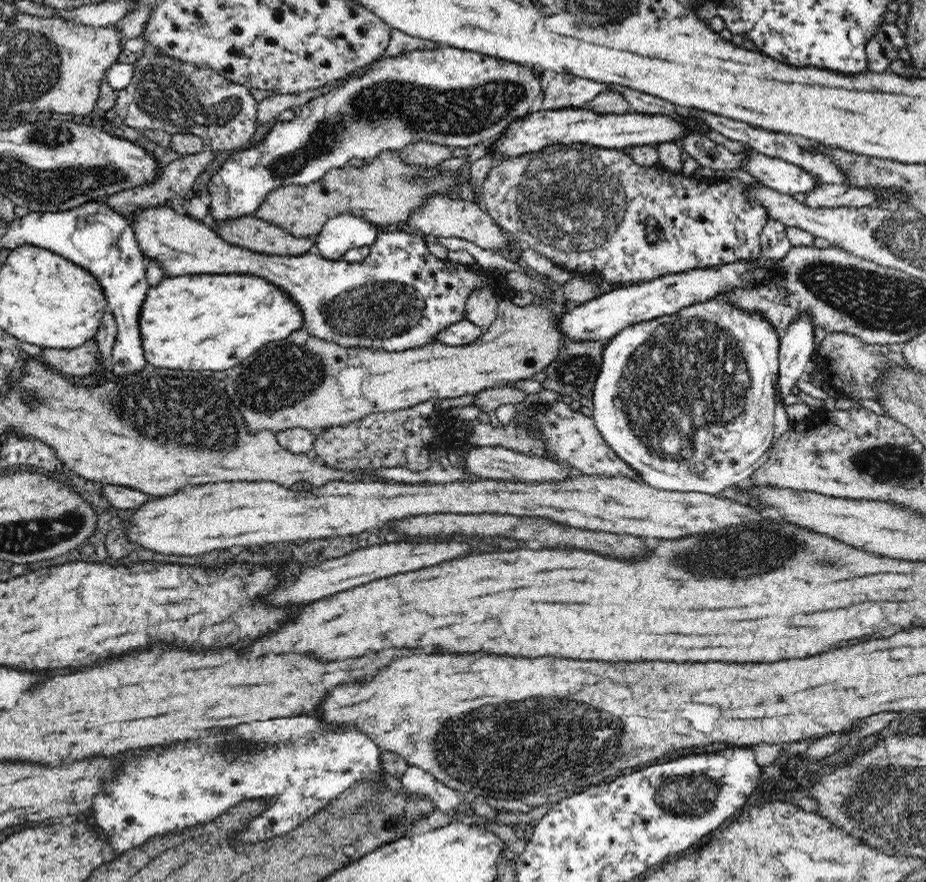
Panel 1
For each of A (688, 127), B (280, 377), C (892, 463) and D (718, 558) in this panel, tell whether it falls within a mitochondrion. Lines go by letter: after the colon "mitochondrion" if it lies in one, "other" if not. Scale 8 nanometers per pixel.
A: other
B: mitochondrion
C: mitochondrion
D: mitochondrion

